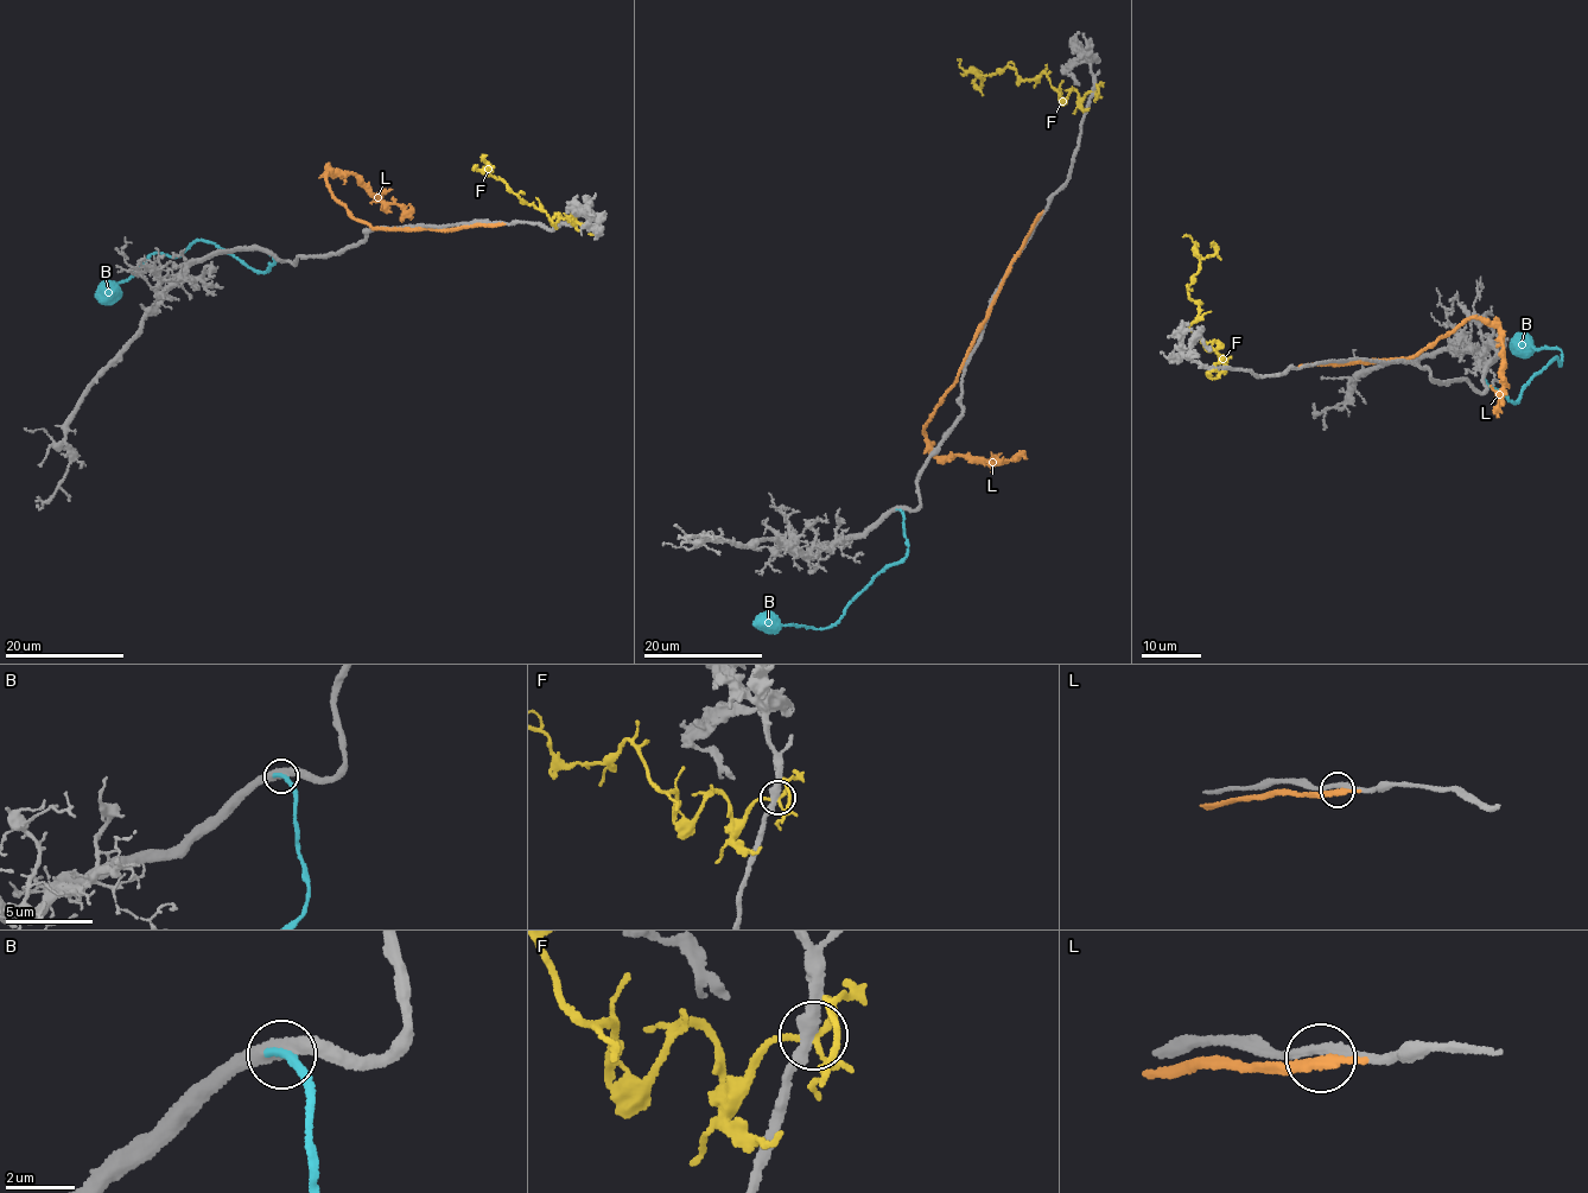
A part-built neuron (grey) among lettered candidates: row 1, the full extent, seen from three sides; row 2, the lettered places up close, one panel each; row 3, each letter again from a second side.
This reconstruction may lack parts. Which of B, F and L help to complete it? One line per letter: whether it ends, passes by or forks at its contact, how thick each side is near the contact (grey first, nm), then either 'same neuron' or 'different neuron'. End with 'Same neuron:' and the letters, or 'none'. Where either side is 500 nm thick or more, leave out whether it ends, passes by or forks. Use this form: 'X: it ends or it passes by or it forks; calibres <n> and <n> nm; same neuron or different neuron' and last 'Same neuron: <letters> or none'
B: it ends; calibres 400 and 280 nm; same neuron
F: it forks; calibres 320 and 160 nm; different neuron
L: it passes by; calibres 280 and 240 nm; different neuron
Same neuron: B

